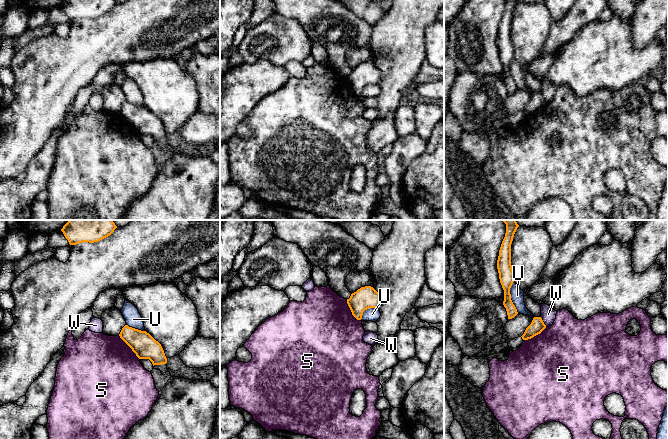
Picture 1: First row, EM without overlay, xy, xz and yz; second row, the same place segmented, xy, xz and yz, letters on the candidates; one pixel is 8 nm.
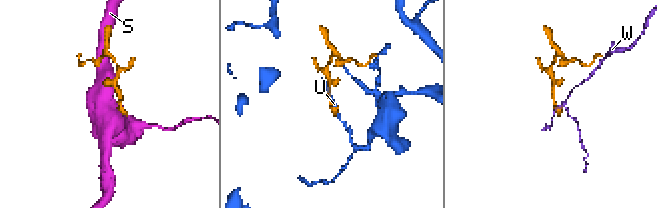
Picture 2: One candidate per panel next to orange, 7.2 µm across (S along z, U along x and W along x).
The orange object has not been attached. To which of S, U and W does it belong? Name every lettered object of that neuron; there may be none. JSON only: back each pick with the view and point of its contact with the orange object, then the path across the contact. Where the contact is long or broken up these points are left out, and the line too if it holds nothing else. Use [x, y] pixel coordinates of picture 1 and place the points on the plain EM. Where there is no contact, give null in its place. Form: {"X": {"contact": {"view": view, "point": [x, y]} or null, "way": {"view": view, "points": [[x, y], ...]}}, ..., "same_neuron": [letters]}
{"same_neuron": []}

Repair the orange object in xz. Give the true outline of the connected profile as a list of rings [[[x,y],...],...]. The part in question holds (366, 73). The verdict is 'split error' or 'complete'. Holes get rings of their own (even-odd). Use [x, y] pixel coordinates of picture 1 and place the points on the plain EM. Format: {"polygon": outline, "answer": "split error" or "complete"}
{"polygon": [[[365,62],[352,69],[347,80],[352,91],[361,96],[363,88],[369,84],[378,84],[381,78],[380,70],[371,62]]], "answer": "complete"}

